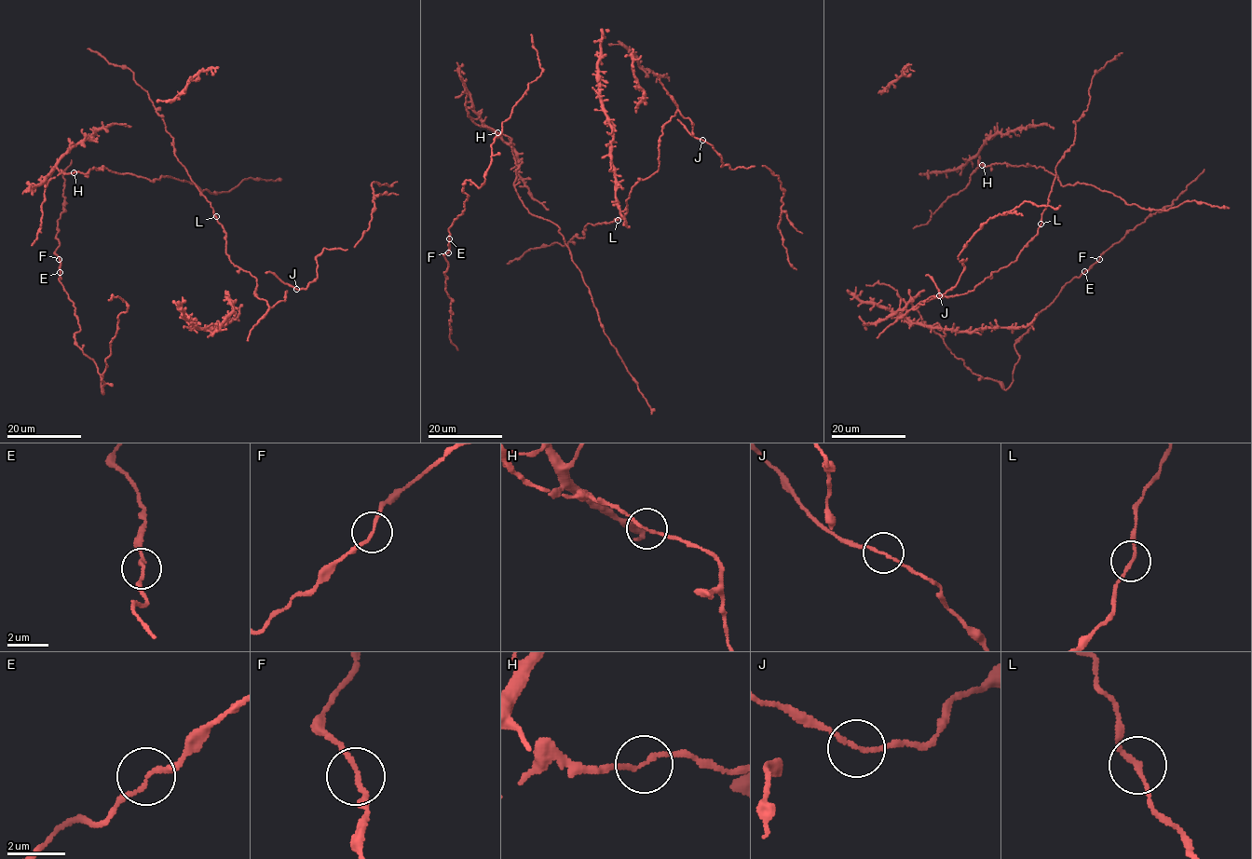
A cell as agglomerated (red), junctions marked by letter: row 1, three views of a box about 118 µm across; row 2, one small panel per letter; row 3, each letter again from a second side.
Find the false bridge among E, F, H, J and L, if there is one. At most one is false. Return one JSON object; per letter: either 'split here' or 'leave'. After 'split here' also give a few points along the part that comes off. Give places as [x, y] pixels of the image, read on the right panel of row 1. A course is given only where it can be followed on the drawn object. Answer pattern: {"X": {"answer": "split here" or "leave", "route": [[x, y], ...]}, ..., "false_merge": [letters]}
{"E": {"answer": "leave"}, "F": {"answer": "leave"}, "H": {"answer": "leave"}, "J": {"answer": "split here", "route": [[939, 295], [937, 286], [926, 276]]}, "L": {"answer": "leave"}, "false_merge": ["J"]}

